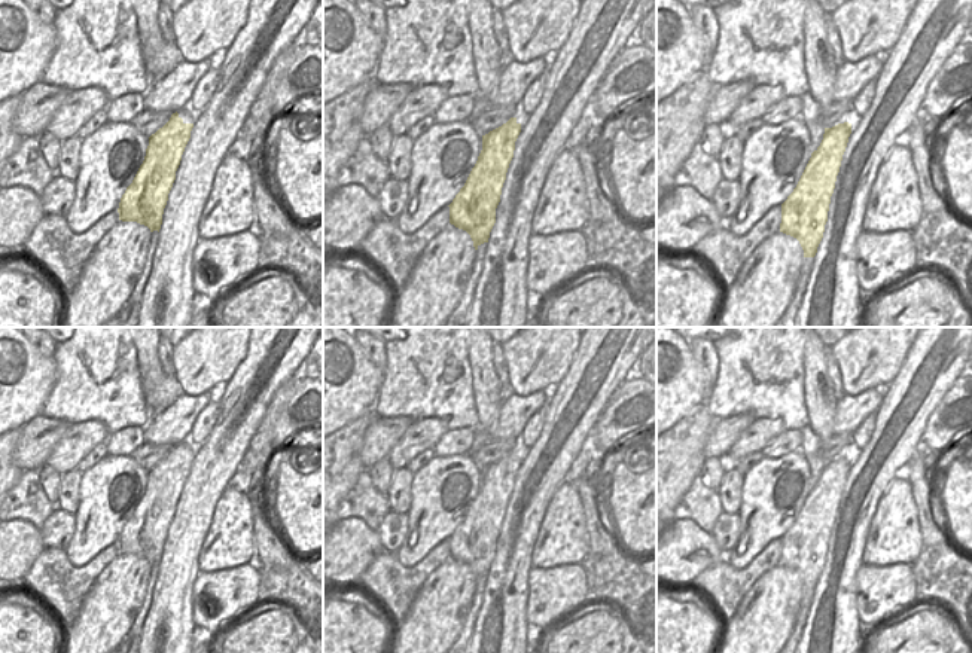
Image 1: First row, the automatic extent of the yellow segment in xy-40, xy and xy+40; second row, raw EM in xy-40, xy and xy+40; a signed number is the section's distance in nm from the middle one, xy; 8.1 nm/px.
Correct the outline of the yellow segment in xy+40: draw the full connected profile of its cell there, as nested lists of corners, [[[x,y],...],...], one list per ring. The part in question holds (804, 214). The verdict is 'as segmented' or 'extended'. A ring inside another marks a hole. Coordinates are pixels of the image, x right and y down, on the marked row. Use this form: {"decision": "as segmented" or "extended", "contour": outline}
{"decision": "as segmented", "contour": [[[848,122],[825,128],[820,146],[811,153],[796,187],[781,204],[780,232],[799,241],[804,257],[814,257],[823,238],[831,196],[850,134]]]}

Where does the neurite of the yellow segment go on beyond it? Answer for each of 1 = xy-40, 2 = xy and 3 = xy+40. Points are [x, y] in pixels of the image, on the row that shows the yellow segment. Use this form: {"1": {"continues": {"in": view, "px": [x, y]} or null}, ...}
{"1": {"continues": null}, "2": {"continues": null}, "3": {"continues": null}}

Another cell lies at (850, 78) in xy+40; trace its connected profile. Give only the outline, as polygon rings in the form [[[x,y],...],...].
[[[877,55],[865,57],[859,62],[844,61],[837,67],[834,83],[834,103],[853,100],[863,86],[878,77],[883,62]]]

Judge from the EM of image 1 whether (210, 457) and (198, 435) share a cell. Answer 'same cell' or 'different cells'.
different cells

